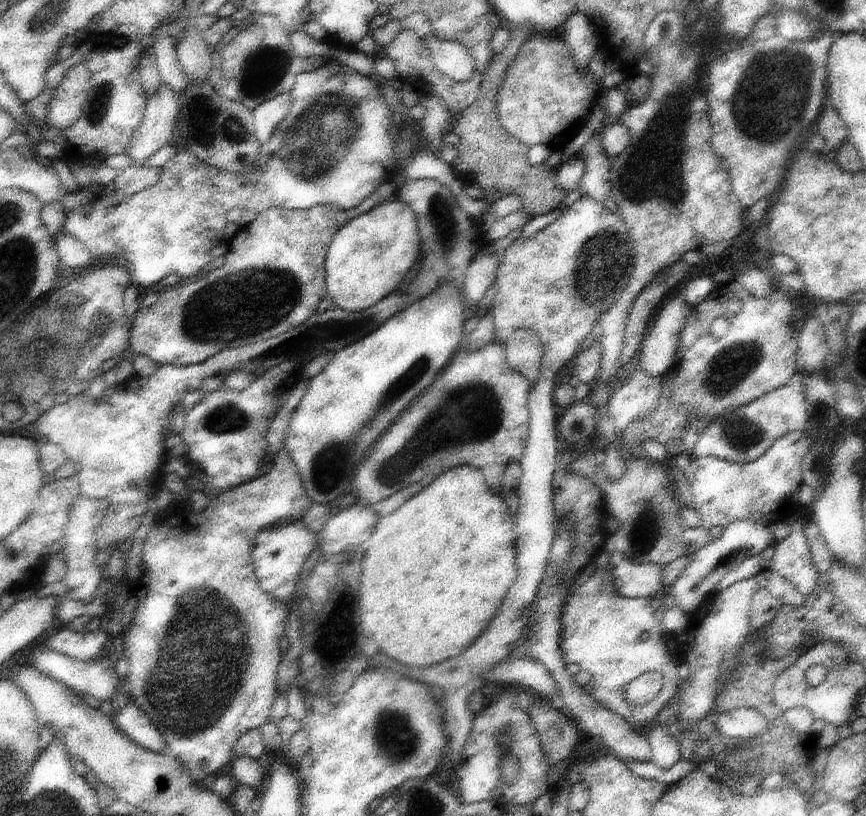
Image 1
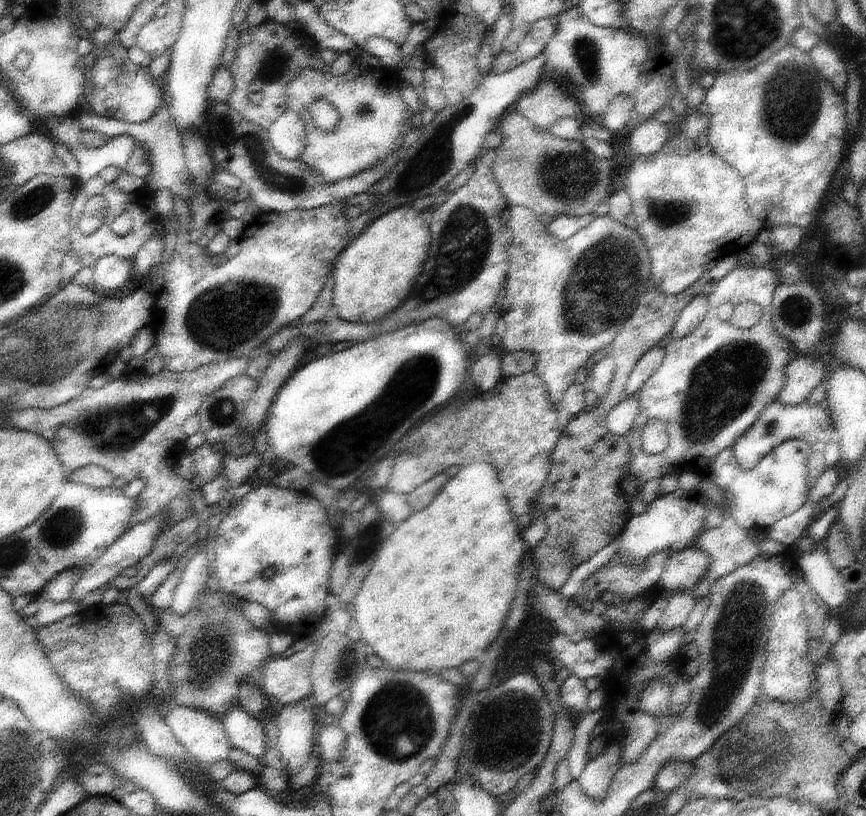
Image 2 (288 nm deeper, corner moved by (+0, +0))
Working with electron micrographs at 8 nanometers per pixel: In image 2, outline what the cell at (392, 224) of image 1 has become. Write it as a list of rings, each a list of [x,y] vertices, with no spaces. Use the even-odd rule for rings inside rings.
[[[399,206],[387,214],[381,214],[377,220],[369,222],[365,226],[365,232],[351,240],[351,244],[337,256],[333,262],[333,276],[335,276],[335,288],[333,288],[333,304],[339,312],[339,316],[345,322],[353,324],[379,324],[383,322],[391,312],[395,312],[405,298],[409,296],[415,280],[419,278],[419,272],[423,268],[423,262],[429,254],[431,244],[431,232],[421,214],[413,210],[413,206]]]

